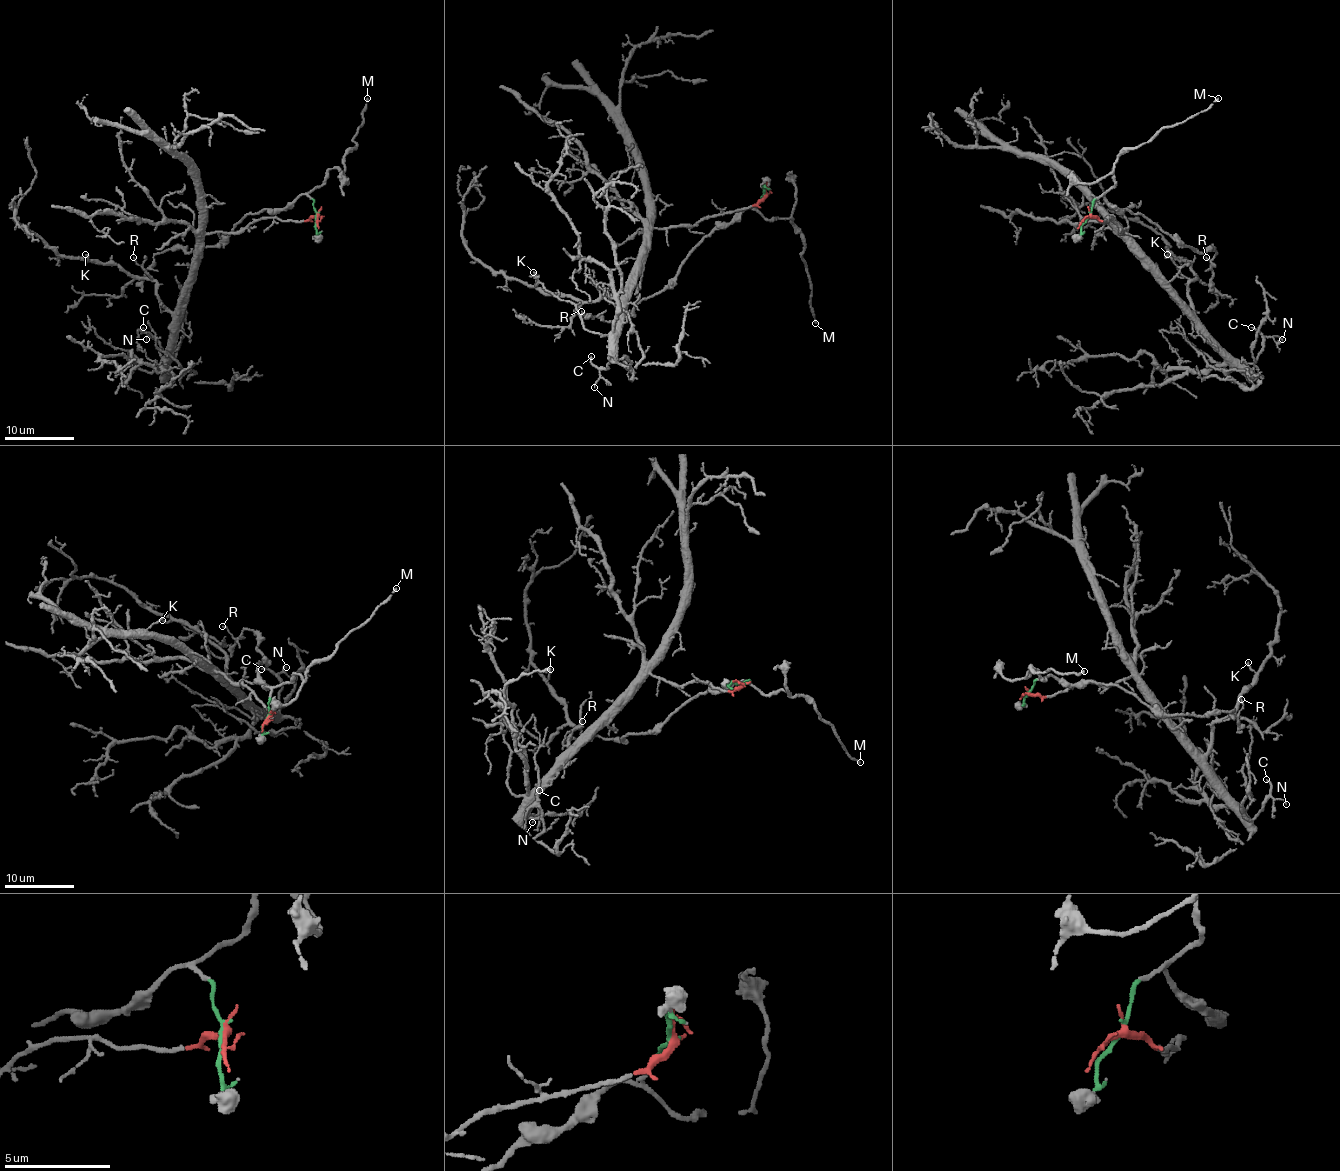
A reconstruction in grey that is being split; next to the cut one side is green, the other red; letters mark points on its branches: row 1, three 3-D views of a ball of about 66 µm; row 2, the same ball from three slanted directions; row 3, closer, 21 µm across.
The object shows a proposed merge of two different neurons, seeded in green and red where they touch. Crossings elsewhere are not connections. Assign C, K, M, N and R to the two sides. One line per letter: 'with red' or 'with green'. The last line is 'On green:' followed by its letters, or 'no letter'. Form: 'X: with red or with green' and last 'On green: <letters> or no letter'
C: with red
K: with red
M: with green
N: with red
R: with green
On green: M, R

